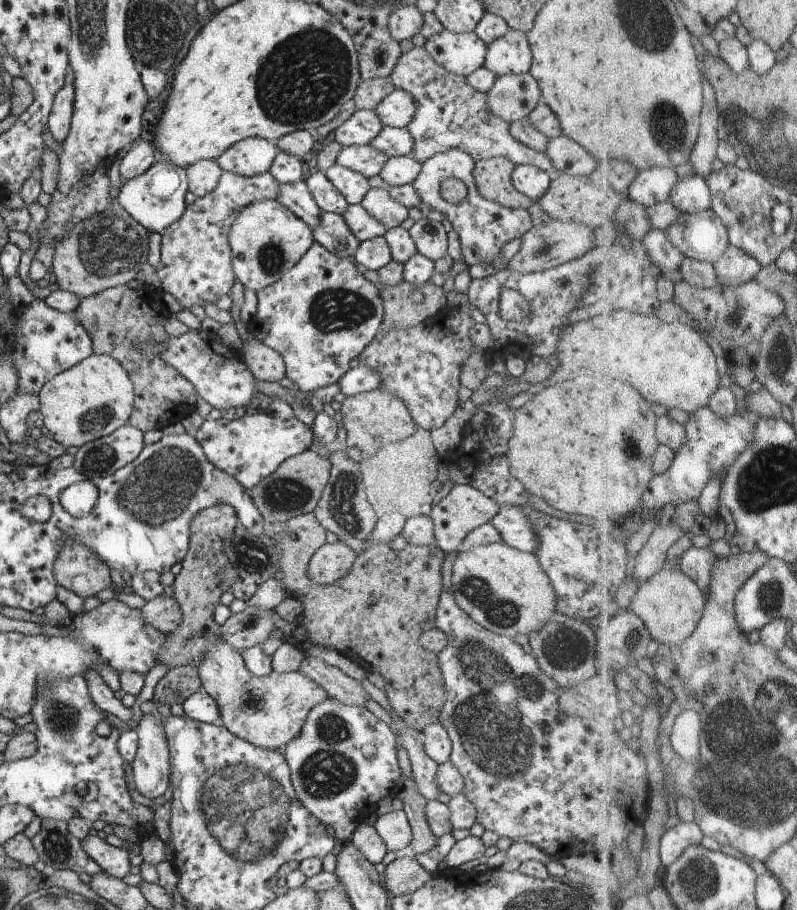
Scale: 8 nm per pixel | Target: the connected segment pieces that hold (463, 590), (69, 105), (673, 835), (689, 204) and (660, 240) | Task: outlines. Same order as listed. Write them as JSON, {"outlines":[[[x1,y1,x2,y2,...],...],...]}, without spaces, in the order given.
{"outlines":[[[501,541,493,544,480,544,476,548,457,552,451,568,452,594,468,617,485,630,498,635,514,638,518,634,530,635,541,630,544,624,556,614,556,596,548,576,540,567,535,554,523,552]],[[73,84,64,85,53,98,53,105,47,128,56,142,63,143,71,127,72,113,74,112,75,88]],[[697,820,680,822,661,839,662,862,671,867,691,846,701,845,704,836,706,831]],[[696,175,686,176,675,188,671,201,680,206,684,213,699,213,713,208,714,191,708,178]],[[652,229,643,239,647,251,667,273,679,270,688,255,675,242,672,242,668,230]]]}

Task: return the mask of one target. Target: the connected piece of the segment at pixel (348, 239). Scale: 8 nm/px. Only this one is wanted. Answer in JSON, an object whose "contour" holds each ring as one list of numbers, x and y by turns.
{"contour":[[323,211,318,224,312,228,316,243,320,243,328,252,341,257,352,257,361,243,348,228,342,215]]}

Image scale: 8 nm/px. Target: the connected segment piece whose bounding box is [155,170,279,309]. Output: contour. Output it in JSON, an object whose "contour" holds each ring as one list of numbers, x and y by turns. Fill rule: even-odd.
{"contour":[[269,170,251,177,223,171,212,192,189,204,180,220,160,233,161,263,155,271,171,303,177,303,183,309,196,304,204,307,230,293,236,282,229,245,230,227,245,206,256,201,275,200,278,187,279,182]]}

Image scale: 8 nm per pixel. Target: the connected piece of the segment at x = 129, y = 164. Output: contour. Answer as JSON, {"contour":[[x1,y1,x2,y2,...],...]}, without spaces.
{"contour":[[144,137,120,161,119,172,122,185,145,173,158,161,157,152,149,137]]}

